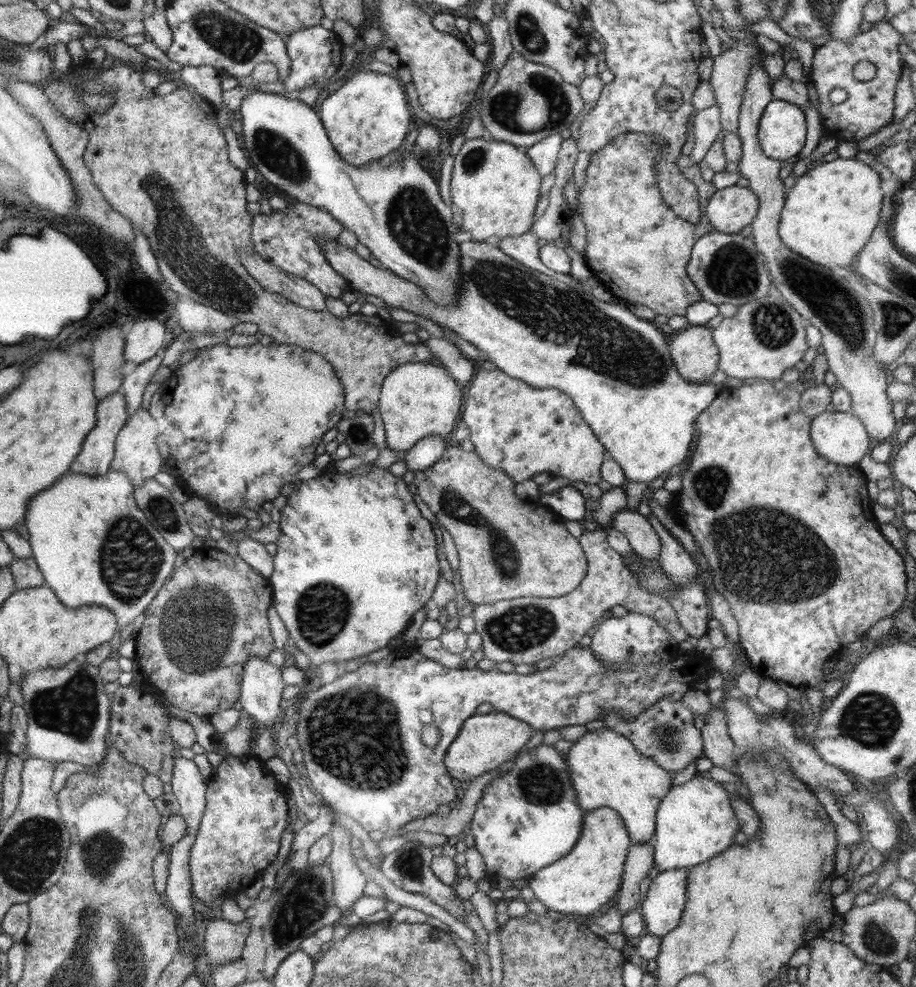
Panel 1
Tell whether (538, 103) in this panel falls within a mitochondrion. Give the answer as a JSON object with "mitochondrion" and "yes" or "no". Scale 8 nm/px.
{"mitochondrion":"yes"}

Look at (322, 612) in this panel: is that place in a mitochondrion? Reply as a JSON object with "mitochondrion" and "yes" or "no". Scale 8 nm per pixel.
{"mitochondrion":"yes"}

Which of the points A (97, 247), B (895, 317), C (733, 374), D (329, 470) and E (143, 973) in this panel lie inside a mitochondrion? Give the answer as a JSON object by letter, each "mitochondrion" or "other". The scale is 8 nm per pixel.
{"A":"other","B":"mitochondrion","C":"other","D":"other","E":"mitochondrion"}

